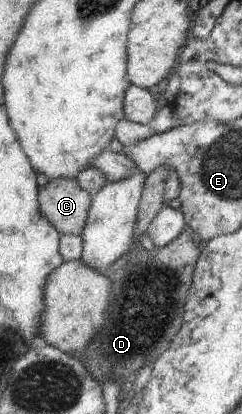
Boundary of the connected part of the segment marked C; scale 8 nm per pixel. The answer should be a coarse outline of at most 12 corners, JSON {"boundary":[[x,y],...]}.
{"boundary":[[72,178],[40,187],[41,215],[62,235],[82,233],[92,197]]}

